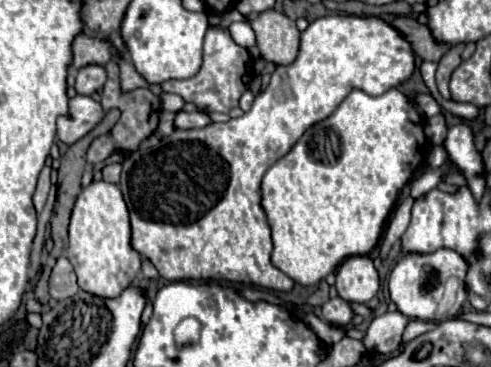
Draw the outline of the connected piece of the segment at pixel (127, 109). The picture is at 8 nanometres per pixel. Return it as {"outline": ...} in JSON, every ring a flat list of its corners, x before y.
{"outline":[[108,62,106,64,106,70,108,70,108,80,104,84,104,92,102,92,102,106,104,110,110,110,110,108,118,108,122,112,118,124,110,130,110,136,98,136,90,150,88,150,88,162,90,164,98,164,102,162,106,156,110,156,114,150,122,150,122,152,128,152,128,150,136,150,140,146,140,142,144,138,148,138,156,126,158,126,158,116,160,116,160,100,158,96,154,96,150,90,146,88,138,88,134,92,128,92,128,94,122,94,120,92,120,80,118,80,118,72,110,72,110,68,118,68,116,62]]}

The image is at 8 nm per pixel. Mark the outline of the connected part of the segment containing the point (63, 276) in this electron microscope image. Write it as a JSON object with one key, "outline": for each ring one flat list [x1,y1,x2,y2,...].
{"outline":[[66,256,58,258,56,266,52,268,48,284,50,284,50,296,56,298,56,300,70,298,70,296,74,296,78,292,78,282,76,282,74,268,68,262]]}

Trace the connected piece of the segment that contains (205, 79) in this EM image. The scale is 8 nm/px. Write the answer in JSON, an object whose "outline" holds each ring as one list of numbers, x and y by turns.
{"outline":[[208,28,206,36,204,36,204,64,202,64,200,72,192,78,186,78,186,80,168,80,168,82,164,82,162,88,164,88,164,92,172,92,172,94,182,96,184,102,194,104,200,110,228,114,232,108,238,106,240,96,248,90,248,84,252,80,248,60,252,60,252,56,248,54,246,48,238,46,230,38,228,30]]}

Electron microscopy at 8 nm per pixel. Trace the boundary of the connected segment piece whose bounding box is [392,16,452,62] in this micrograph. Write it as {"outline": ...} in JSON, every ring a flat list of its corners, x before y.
{"outline":[[400,16,400,18,392,20,392,24,414,44,414,50,416,50,418,58,422,58,422,60,438,62,452,48,450,44,436,40,430,26,420,24,412,16]]}

